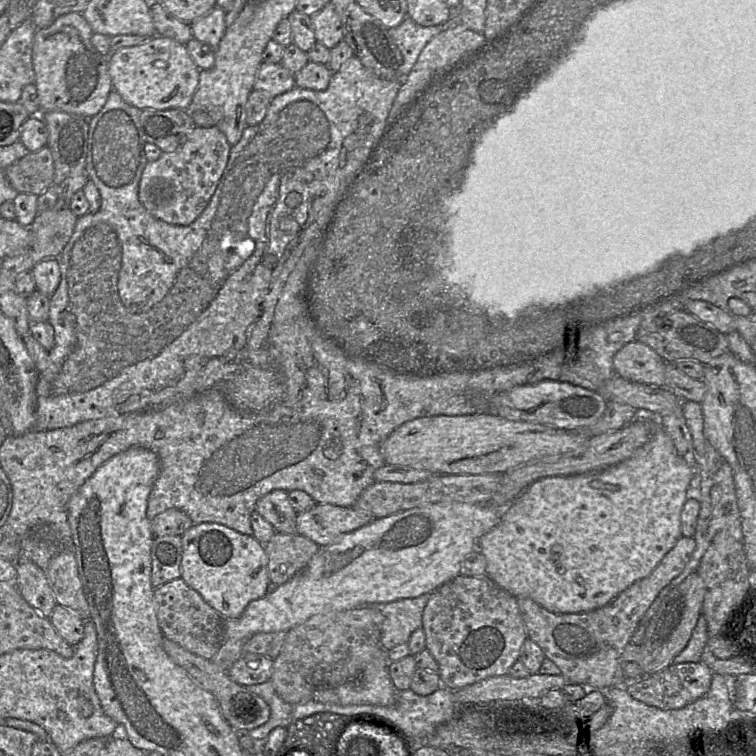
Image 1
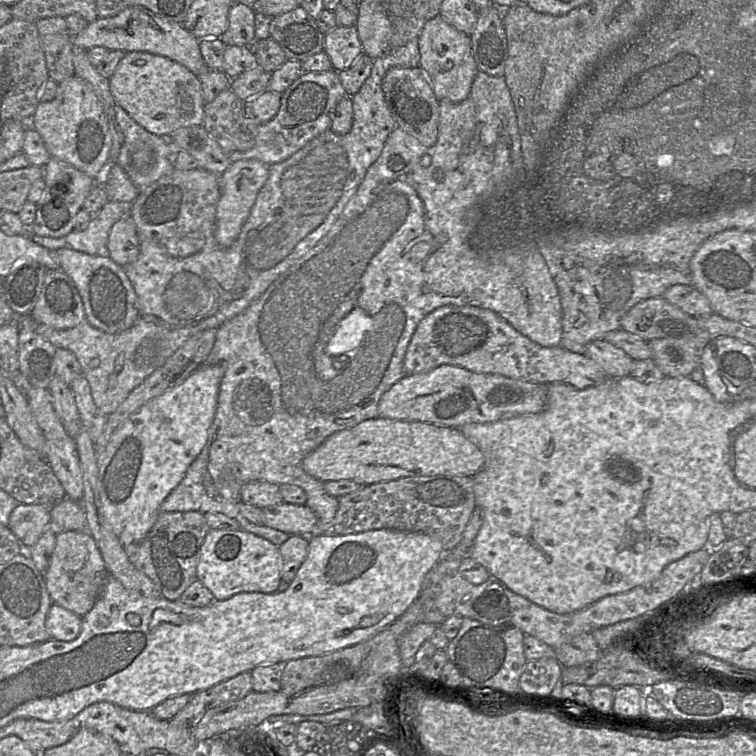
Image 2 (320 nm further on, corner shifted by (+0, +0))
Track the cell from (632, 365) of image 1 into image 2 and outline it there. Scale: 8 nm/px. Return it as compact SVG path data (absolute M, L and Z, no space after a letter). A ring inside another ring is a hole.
M594 340L587 345L585 356L595 361L608 378L630 376L633 359L622 349L605 340Z

